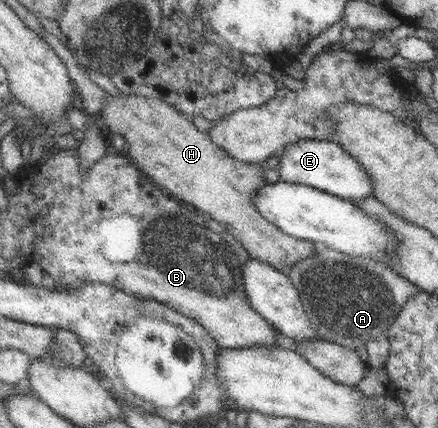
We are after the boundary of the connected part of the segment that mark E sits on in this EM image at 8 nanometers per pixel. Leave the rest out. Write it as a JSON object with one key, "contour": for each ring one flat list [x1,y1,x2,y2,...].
{"contour":[[305,139,288,144,279,157,277,168,280,182,309,185,345,200,364,200,373,196,366,170,332,139]]}

